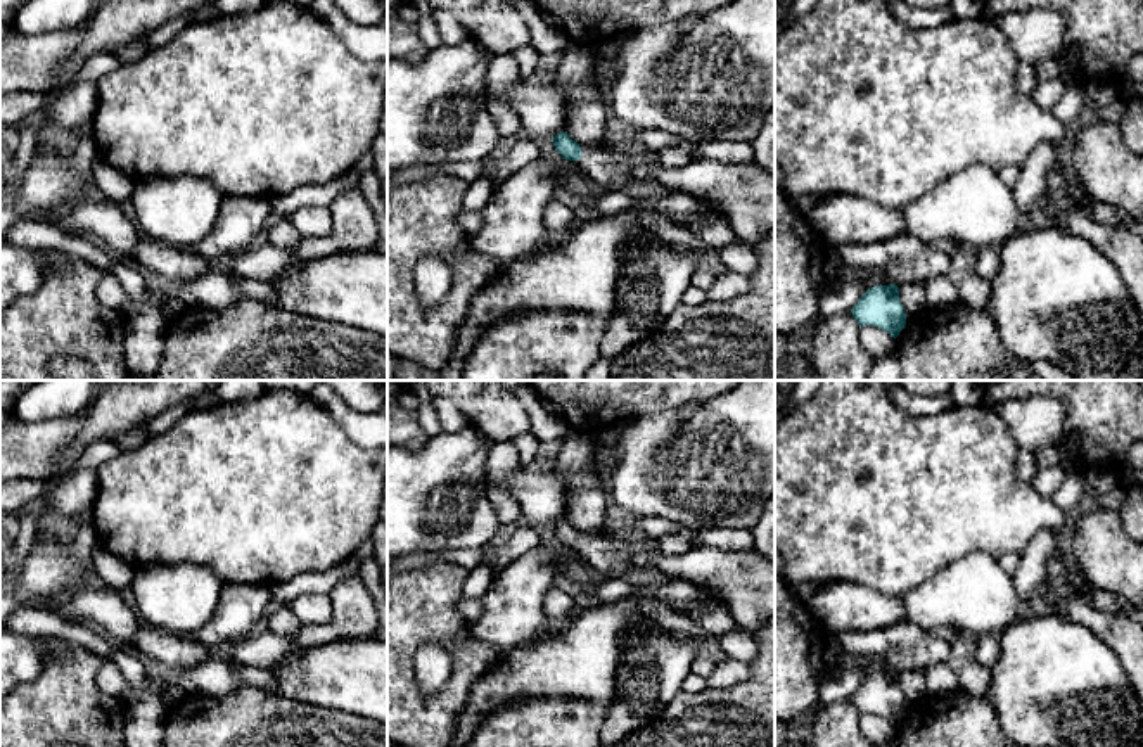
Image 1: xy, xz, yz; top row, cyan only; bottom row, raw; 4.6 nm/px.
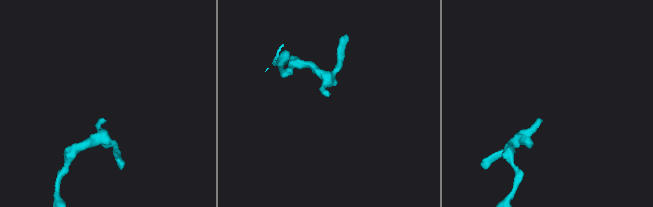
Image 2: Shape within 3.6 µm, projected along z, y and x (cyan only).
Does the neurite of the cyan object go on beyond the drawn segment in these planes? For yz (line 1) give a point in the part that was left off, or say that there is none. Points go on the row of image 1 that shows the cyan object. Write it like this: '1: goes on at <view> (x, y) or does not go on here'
1: does not go on here

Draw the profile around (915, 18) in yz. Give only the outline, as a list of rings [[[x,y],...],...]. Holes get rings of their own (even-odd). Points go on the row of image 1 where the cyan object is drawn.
[[[892,0],[889,5],[896,19],[913,29],[935,28],[953,19],[951,5],[942,9],[916,9],[904,0]]]

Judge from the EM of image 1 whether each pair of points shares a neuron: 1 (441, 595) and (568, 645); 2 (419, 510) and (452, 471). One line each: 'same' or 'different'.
1: different
2: same

